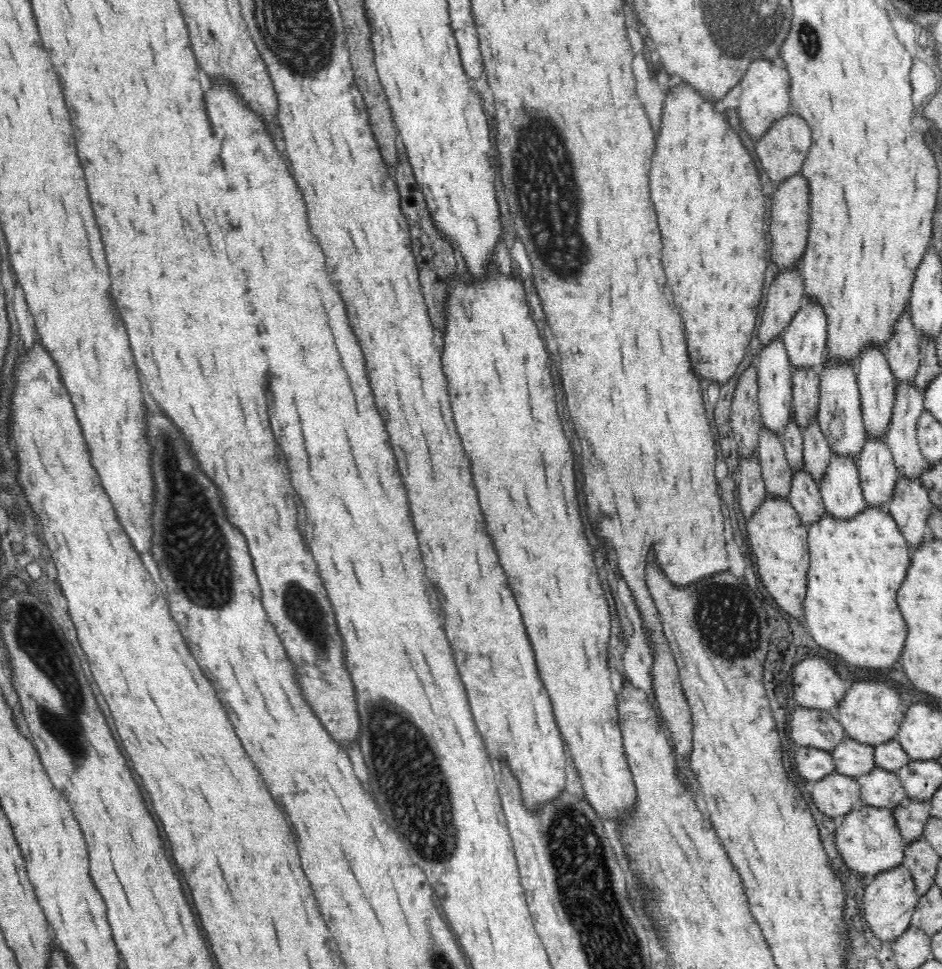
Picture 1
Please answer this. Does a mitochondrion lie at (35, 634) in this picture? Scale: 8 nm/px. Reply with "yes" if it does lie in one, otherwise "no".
yes

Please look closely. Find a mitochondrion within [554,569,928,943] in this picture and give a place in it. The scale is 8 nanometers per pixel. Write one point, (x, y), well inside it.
(727, 619)

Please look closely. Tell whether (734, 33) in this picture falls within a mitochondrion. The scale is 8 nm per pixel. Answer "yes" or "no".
yes

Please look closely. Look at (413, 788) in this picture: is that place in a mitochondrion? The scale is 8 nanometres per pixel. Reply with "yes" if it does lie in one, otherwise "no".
yes

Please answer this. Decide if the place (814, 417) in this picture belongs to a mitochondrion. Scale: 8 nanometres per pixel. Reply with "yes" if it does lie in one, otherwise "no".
no

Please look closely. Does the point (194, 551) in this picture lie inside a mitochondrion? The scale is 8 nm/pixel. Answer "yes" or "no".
yes

